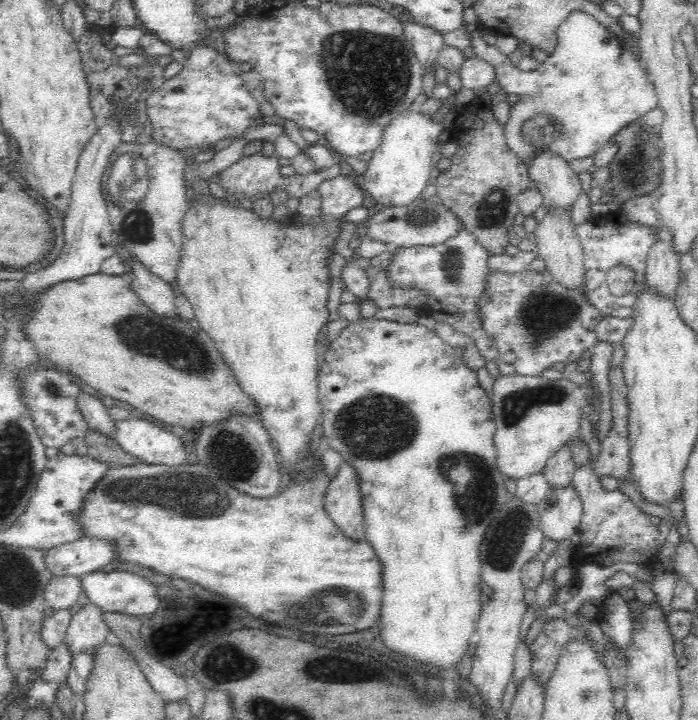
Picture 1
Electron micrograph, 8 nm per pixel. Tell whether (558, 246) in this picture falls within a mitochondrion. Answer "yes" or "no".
no

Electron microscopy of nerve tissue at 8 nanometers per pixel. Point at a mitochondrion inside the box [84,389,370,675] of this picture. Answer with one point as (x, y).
(193, 494)

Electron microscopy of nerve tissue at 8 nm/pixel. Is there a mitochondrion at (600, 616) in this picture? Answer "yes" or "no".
no

